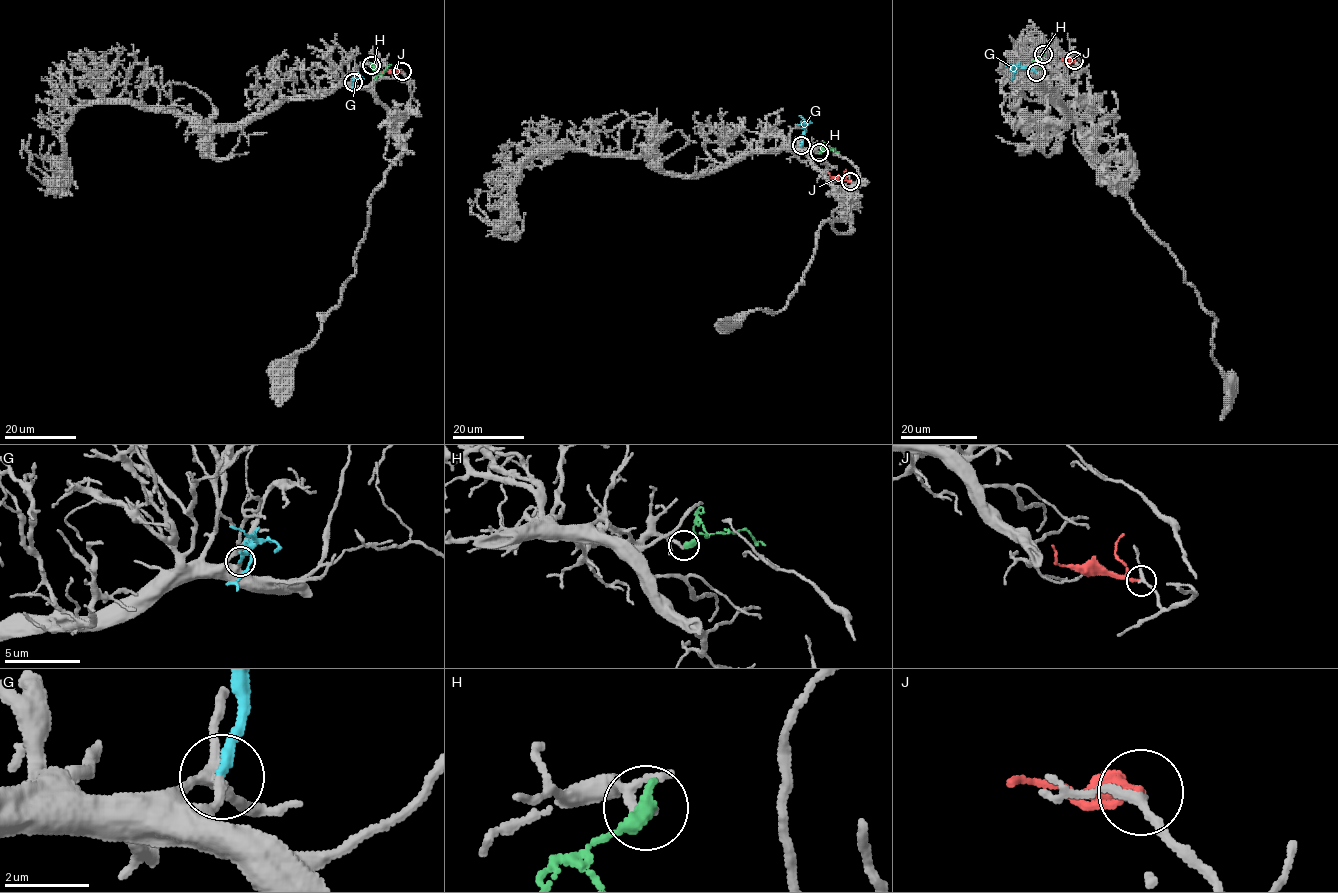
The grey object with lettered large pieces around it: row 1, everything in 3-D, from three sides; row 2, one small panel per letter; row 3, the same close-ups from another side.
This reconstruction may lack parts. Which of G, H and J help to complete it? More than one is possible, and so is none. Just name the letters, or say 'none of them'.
G

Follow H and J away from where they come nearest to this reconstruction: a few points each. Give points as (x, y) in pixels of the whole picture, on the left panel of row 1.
H: (371, 65), (379, 75), (390, 65)
J: (402, 71), (385, 71), (380, 75)

